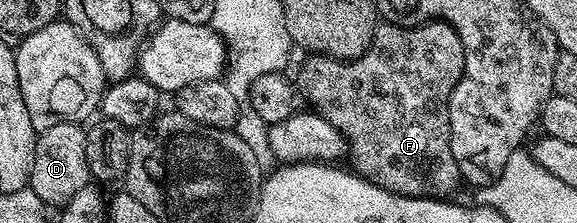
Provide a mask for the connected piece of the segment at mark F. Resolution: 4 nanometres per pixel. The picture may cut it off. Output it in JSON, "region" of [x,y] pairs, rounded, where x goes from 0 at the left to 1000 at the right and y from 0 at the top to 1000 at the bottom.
{"region":[[[750,94],[747,103],[730,103],[724,121],[692,121],[681,103],[660,99],[652,126],[645,197],[617,265],[575,265],[568,247],[532,251],[534,269],[520,300],[520,323],[510,336],[510,368],[522,448],[527,444],[536,484],[556,516],[572,561],[579,570],[596,623],[600,646],[600,713],[603,704],[608,762],[615,780],[626,785],[634,812],[655,830],[685,874],[711,874],[716,883],[733,883],[738,892],[768,892],[775,897],[790,857],[790,834],[799,834],[797,762],[794,722],[787,722],[787,686],[780,668],[780,435],[794,381],[794,363],[804,323],[804,224],[801,184],[794,148],[778,103]]]}

